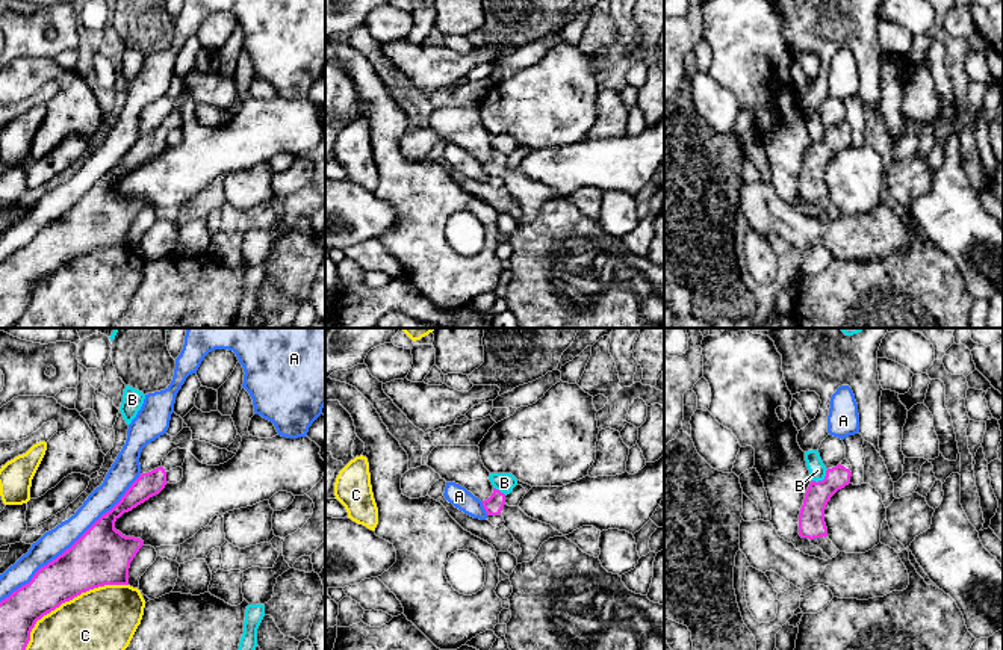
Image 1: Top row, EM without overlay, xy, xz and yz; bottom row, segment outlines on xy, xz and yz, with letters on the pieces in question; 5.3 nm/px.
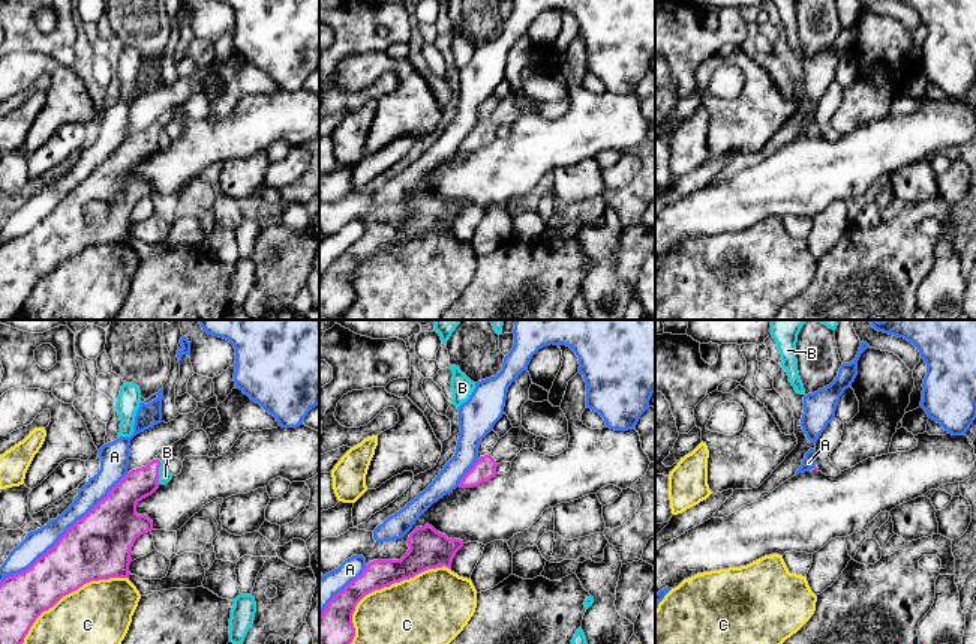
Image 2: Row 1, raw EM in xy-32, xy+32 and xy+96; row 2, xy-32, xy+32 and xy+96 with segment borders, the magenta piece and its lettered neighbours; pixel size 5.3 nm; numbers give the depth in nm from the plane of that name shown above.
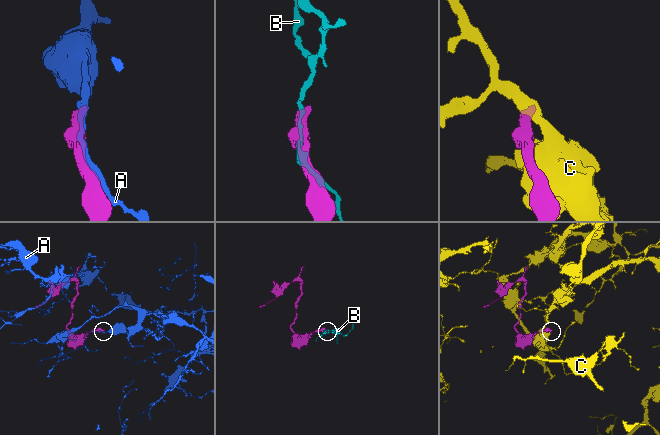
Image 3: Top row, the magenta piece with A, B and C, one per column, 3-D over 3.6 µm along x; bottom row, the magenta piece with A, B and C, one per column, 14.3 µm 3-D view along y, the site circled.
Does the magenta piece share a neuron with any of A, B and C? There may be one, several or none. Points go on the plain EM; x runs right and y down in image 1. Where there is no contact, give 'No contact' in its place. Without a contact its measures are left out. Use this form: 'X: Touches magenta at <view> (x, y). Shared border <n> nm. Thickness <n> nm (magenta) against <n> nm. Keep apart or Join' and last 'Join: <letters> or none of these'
A: Touches magenta at xy (73, 206). Shared border 1000 nm. Thickness 300 nm (magenta) against 140 nm. Keep apart
B: Touches magenta at yz (823, 141). Shared border 120 nm. Thickness 140 nm (magenta) against 90 nm. Keep apart
C: Touches magenta at xy (59, 266). Shared border 750 nm. Thickness 260 nm (magenta) against 460 nm. Keep apart
Join: none of these

